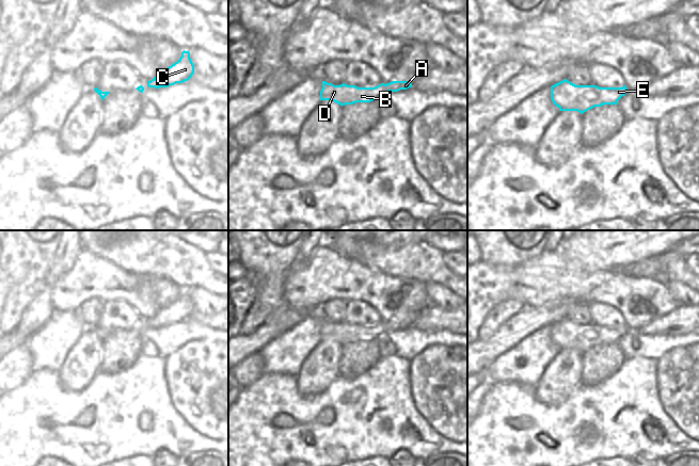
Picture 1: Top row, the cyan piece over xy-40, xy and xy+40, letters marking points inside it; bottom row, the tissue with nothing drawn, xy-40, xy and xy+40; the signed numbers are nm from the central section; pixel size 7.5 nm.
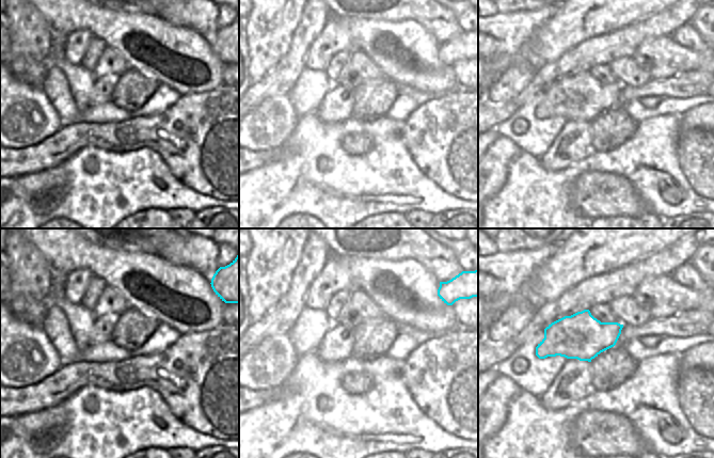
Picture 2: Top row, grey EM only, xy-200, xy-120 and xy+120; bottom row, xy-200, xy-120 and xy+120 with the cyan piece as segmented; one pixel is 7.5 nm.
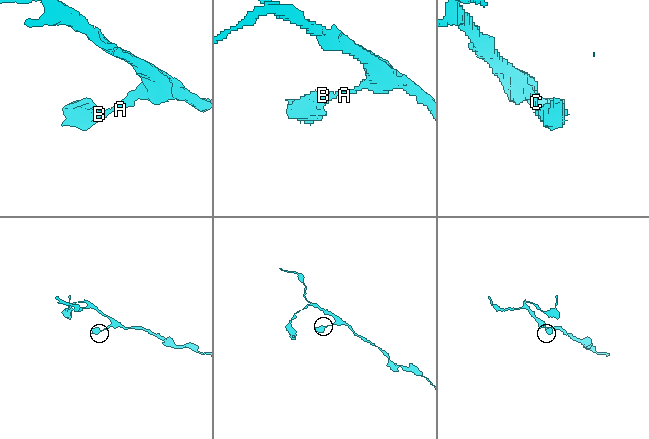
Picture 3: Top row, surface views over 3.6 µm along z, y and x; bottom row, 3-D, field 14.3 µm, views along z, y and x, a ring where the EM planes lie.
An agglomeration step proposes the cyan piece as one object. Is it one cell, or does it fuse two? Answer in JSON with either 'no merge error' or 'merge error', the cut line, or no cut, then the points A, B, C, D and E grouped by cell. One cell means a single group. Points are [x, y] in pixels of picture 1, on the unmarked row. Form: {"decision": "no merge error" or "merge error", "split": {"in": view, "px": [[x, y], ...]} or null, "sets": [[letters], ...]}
{"decision": "no merge error", "split": null, "sets": [["A", "B", "C", "D", "E"]]}

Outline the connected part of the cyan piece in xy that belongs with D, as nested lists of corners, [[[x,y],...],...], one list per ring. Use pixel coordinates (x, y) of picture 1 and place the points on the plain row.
[[[322,320],[320,330],[320,339],[332,339],[341,346],[345,343],[353,343],[355,341],[370,341],[379,339],[388,331],[398,331],[412,326],[409,320],[392,320],[390,322],[381,322],[375,326],[358,326],[355,324],[334,324]]]

